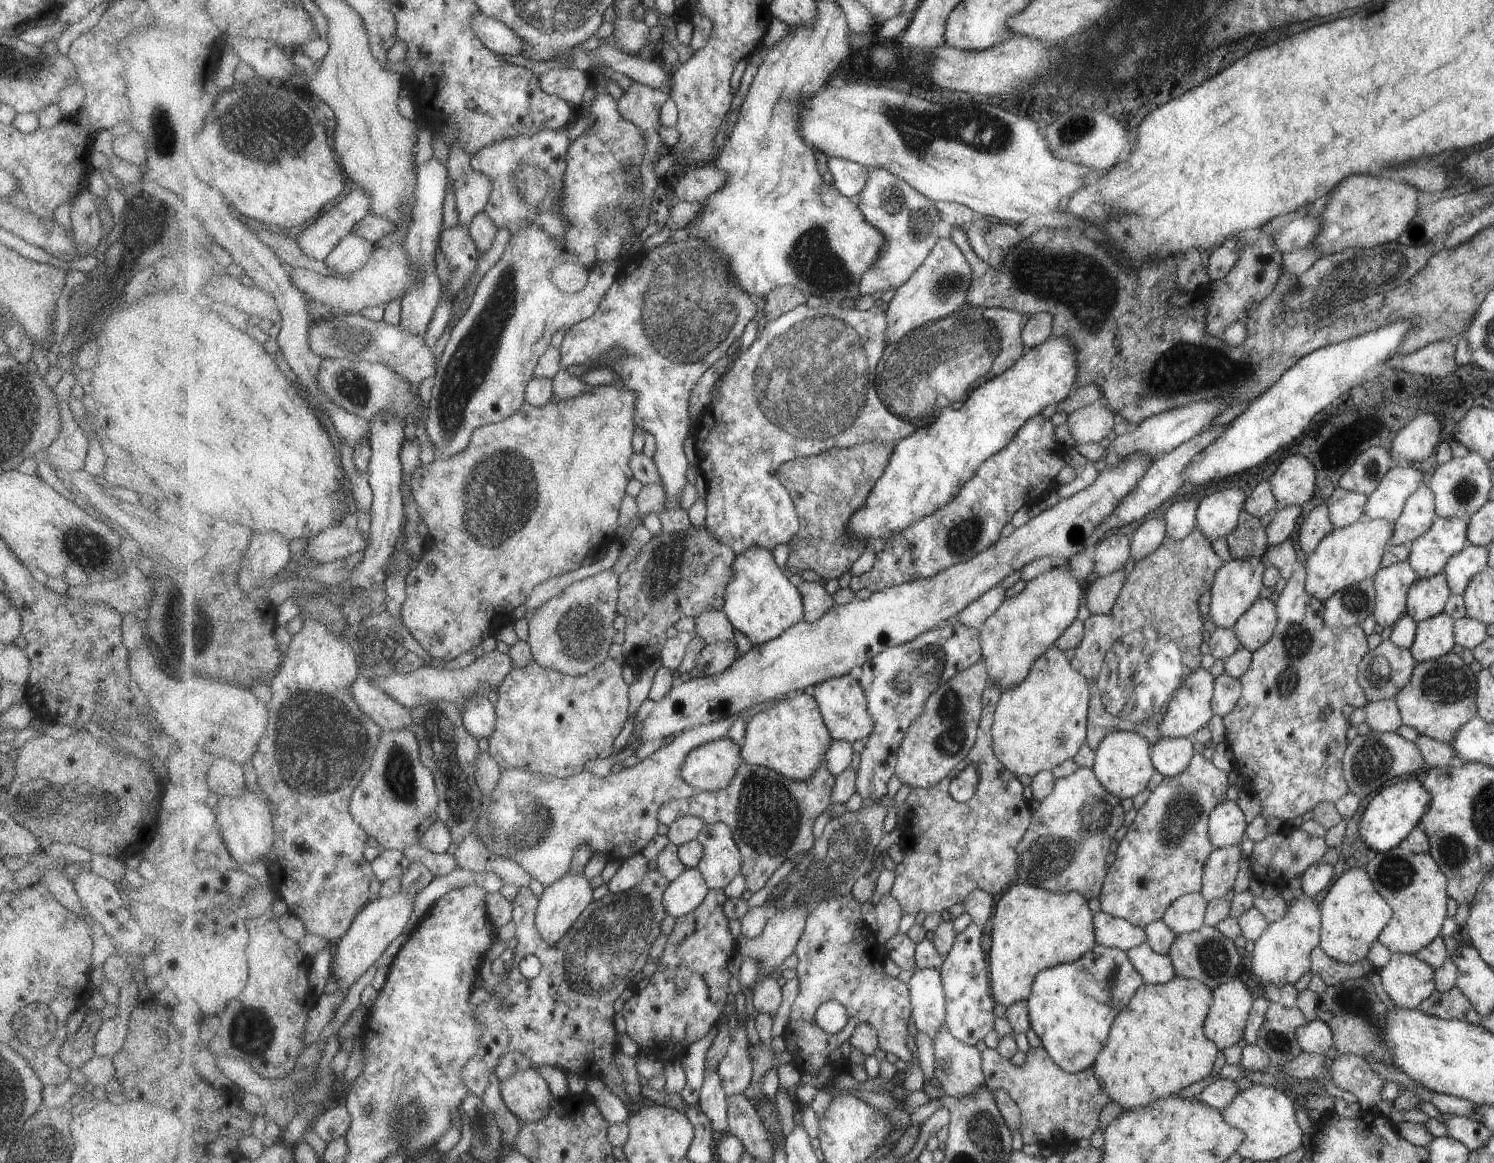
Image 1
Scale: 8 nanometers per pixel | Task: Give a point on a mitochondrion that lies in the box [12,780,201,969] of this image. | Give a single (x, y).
(34, 796)

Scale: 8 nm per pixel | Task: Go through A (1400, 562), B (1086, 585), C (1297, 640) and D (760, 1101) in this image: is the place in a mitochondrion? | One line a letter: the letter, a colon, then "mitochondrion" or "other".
A: other
B: other
C: mitochondrion
D: other

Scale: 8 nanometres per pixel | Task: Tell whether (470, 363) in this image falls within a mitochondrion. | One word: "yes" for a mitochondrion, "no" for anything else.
yes

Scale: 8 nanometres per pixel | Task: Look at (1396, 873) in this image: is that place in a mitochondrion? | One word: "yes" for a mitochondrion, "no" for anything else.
yes

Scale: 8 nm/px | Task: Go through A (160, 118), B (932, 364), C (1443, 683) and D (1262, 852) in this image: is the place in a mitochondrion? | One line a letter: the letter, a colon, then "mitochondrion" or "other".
A: mitochondrion
B: mitochondrion
C: mitochondrion
D: other

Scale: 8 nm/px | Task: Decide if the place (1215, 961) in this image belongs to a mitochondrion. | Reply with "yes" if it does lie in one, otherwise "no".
yes

